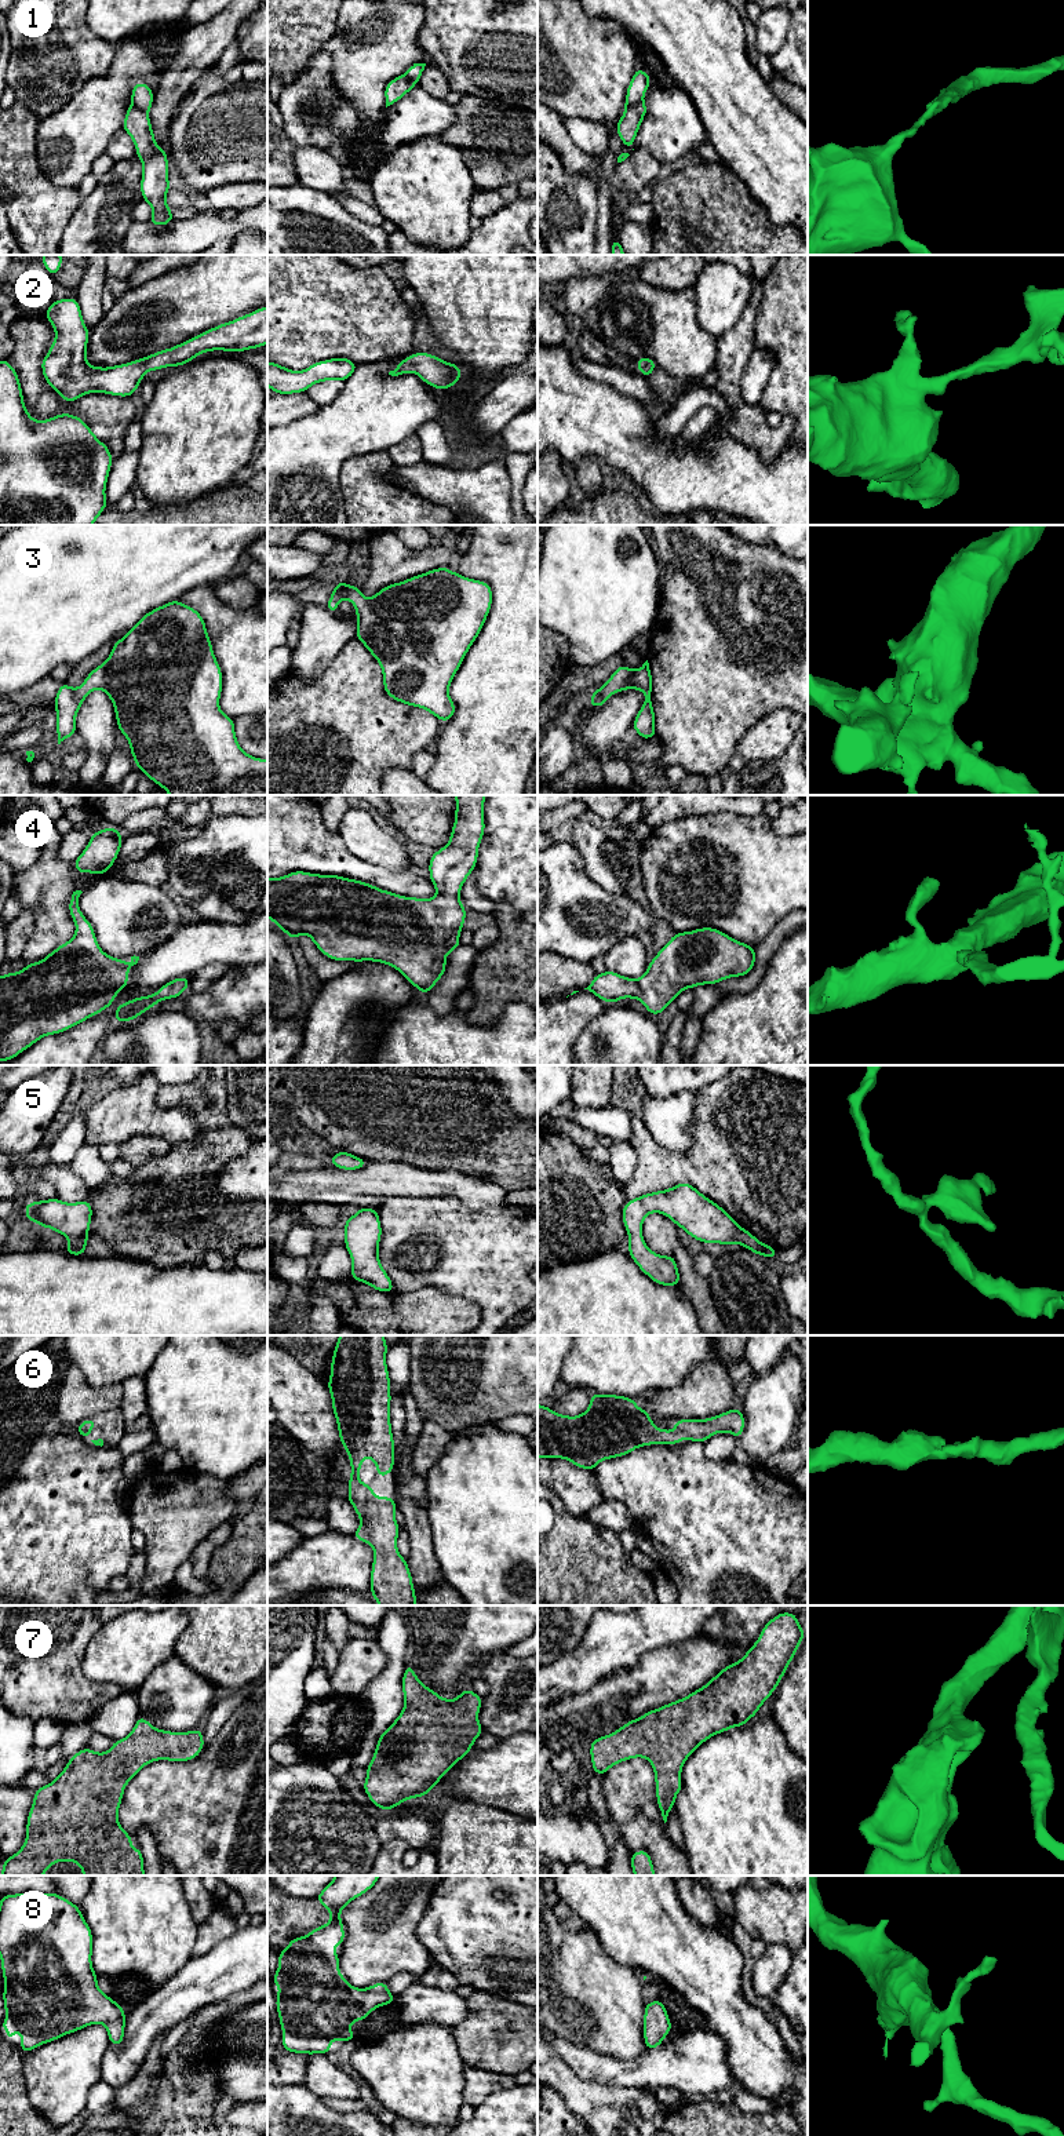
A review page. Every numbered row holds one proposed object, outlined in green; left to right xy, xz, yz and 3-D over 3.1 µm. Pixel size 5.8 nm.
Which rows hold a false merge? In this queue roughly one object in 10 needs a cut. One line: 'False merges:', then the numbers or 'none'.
False merges: 1

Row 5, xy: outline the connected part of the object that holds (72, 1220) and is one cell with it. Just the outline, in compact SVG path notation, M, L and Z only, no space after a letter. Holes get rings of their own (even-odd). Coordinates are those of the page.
M58 1198L30 1202L25 1204L25 1218L63 1235L69 1242L65 1253L85 1255L92 1218L92 1204L87 1199L76 1203L66 1203Z

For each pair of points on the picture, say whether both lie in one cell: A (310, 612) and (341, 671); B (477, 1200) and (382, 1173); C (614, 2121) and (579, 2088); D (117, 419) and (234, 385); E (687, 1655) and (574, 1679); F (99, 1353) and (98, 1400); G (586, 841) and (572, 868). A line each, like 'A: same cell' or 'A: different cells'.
A: different cells
B: same cell
C: same cell
D: different cells
E: different cells
F: different cells
G: different cells

